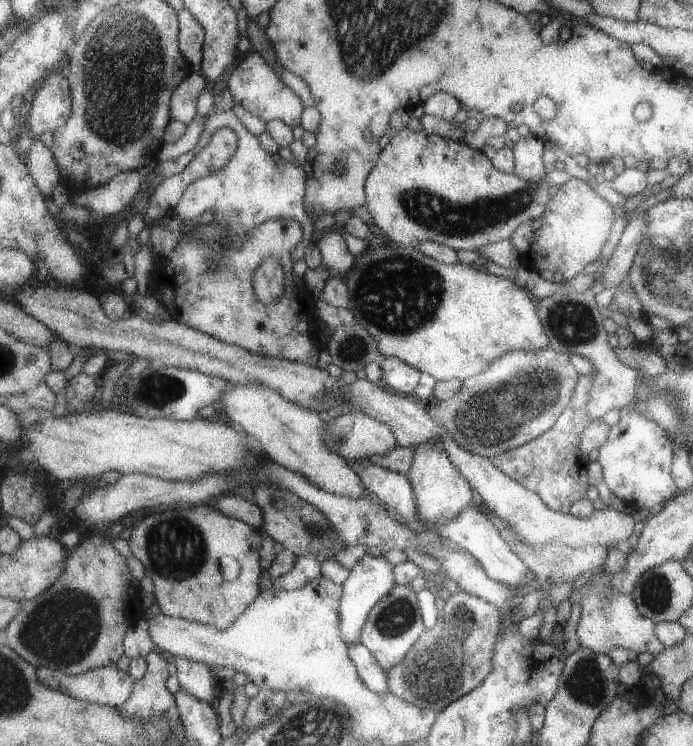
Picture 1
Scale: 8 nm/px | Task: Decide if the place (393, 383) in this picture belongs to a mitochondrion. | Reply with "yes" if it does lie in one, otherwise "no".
no

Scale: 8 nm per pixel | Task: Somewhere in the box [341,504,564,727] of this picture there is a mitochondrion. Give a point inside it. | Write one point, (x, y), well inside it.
(416, 681)

